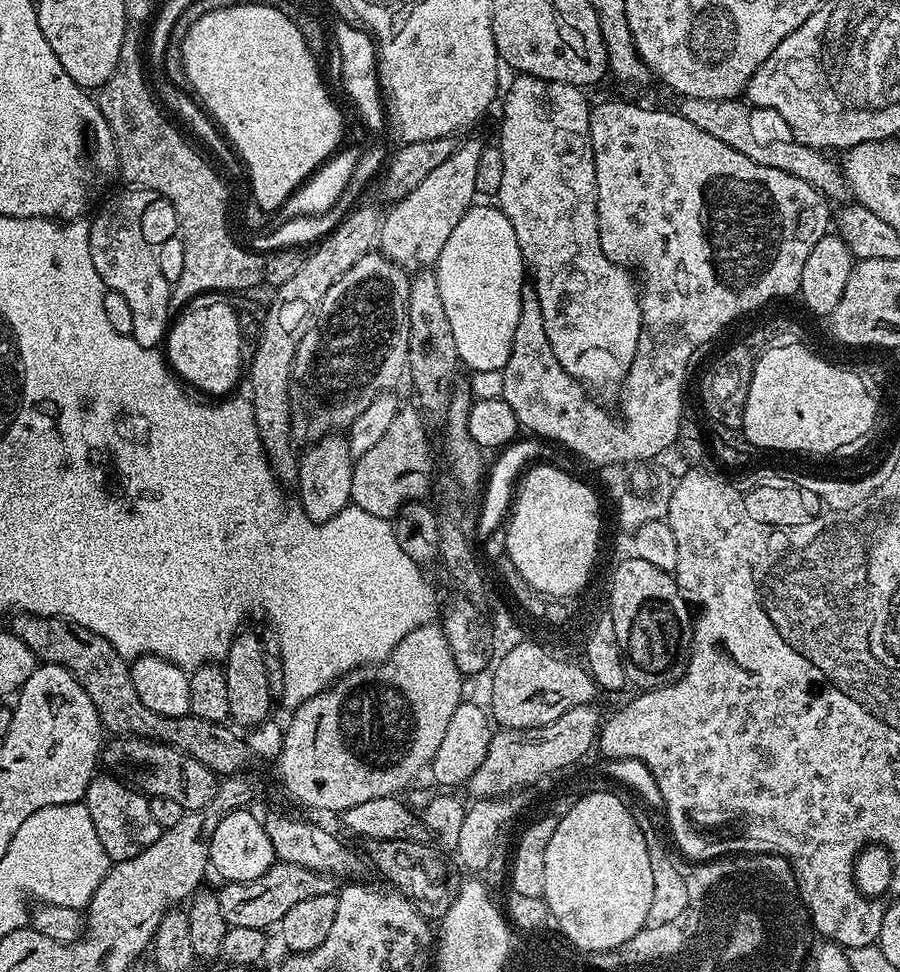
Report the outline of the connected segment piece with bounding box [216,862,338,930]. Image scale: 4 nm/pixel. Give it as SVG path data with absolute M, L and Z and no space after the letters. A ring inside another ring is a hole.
M275 863L262 874L262 878L254 878L254 882L227 882L224 889L218 892L216 901L222 912L222 918L230 928L234 926L254 926L272 930L279 925L282 914L296 906L298 902L306 902L306 898L331 896L337 891L338 884L327 872L315 872L306 866Z

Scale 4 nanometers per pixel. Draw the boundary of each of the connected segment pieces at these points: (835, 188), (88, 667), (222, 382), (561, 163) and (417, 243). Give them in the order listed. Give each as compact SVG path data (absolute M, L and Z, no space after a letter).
M681 96L675 101L674 111L686 118L686 122L694 122L698 130L706 130L706 134L714 134L718 142L726 142L726 146L734 146L738 154L746 154L754 162L762 166L777 168L783 172L794 174L794 178L802 178L802 182L810 182L810 186L820 189L829 201L844 202L849 199L848 179L844 177L844 169L839 163L831 160L827 151L811 148L802 142L790 130L786 118L778 114L778 110L763 108L748 103L747 99L715 100L714 98L690 98Z
M16 614L11 620L10 630L18 638L22 638L26 646L30 646L37 661L57 664L70 670L70 674L74 674L74 678L83 686L86 694L90 694L90 702L94 702L98 710L101 725L107 731L109 728L112 734L141 736L171 748L180 748L221 777L243 773L248 760L253 759L247 739L227 723L206 722L206 718L198 718L191 714L178 718L154 714L154 710L147 708L134 690L129 661L122 654L118 654L118 650L114 650L110 642L94 634L94 630L86 630L86 626L71 624L58 616Z
M204 298L189 303L176 316L177 320L175 317L171 321L166 337L166 359L172 371L197 393L212 398L231 393L228 391L242 376L242 334L238 330L236 308L224 300L227 299Z
M523 74L515 77L516 81L508 88L508 93L503 93L504 117L500 120L500 141L498 147L502 154L502 184L496 192L495 199L498 207L504 211L506 218L510 218L510 226L514 226L514 234L518 238L518 246L522 250L522 258L526 265L527 275L530 277L531 287L536 293L540 309L542 310L542 322L544 323L544 333L554 350L554 358L581 384L589 389L597 388L600 392L615 393L621 387L630 370L630 366L636 357L636 351L640 345L640 329L644 327L642 314L640 313L640 294L637 281L629 269L620 264L610 262L606 254L602 254L602 242L600 241L600 231L598 230L598 210L596 209L596 171L594 170L594 158L592 157L592 139L590 138L590 103L583 91L569 84L562 82L550 82L542 78L534 78Z
M480 140L457 143L454 154L450 154L446 162L442 162L417 188L410 190L406 198L395 201L389 207L392 209L383 213L380 222L379 251L412 274L435 265L438 254L442 254L442 246L446 246L446 238L450 238L462 214L466 214L477 199L475 178L478 160L485 147L485 141Z

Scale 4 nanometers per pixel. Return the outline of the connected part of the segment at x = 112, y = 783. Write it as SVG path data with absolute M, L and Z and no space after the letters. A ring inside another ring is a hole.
M111 774L93 776L82 803L90 810L90 818L94 818L98 842L102 842L102 850L106 850L109 861L134 858L160 837L162 830L150 815L148 801L149 797L143 792L136 791L132 785Z

